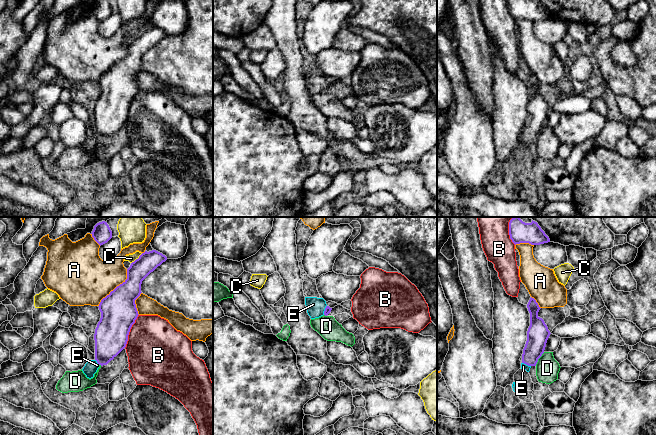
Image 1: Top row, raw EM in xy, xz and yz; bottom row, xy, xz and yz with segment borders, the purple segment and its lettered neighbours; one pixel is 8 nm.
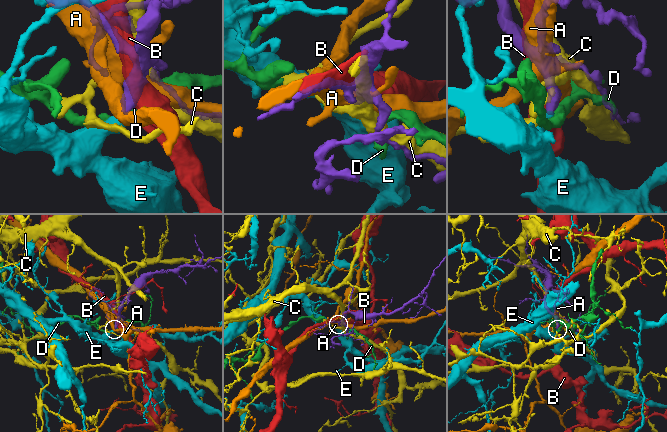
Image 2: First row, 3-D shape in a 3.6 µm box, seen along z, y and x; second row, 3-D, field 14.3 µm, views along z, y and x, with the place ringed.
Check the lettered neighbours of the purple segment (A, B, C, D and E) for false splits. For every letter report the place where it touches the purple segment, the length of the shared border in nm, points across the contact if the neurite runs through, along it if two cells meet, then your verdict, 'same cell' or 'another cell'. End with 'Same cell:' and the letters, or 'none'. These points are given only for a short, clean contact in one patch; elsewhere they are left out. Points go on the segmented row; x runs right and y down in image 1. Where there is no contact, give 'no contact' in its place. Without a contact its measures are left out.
A: contact xy (116, 287); length 380 nm; another cell
B: contact xy (129, 331); length 300 nm; another cell
C: contact xy (136, 259); length 130 nm; another cell
D: contact yz (538, 358); length 130 nm; border yz (544, 352), (535, 365); another cell
E: contact xy (97, 362); length 60 nm; way xy (111, 335), (103, 356), (97, 362), (91, 367); same cell
Same cell: E

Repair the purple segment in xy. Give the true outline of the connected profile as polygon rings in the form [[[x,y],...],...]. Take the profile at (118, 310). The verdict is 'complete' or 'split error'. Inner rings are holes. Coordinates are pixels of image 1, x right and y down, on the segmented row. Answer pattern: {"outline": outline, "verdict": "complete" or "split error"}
{"outline": [[[156,250],[145,251],[127,269],[127,279],[101,300],[98,306],[101,318],[94,334],[95,359],[88,360],[82,369],[87,378],[93,378],[100,365],[107,365],[126,347],[130,329],[139,315],[135,300],[142,293],[142,281],[166,260],[167,257]]], "verdict": "split error"}

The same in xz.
{"outline": [[[305,297],[305,305],[311,319],[327,316],[332,310],[323,298]]], "verdict": "split error"}

